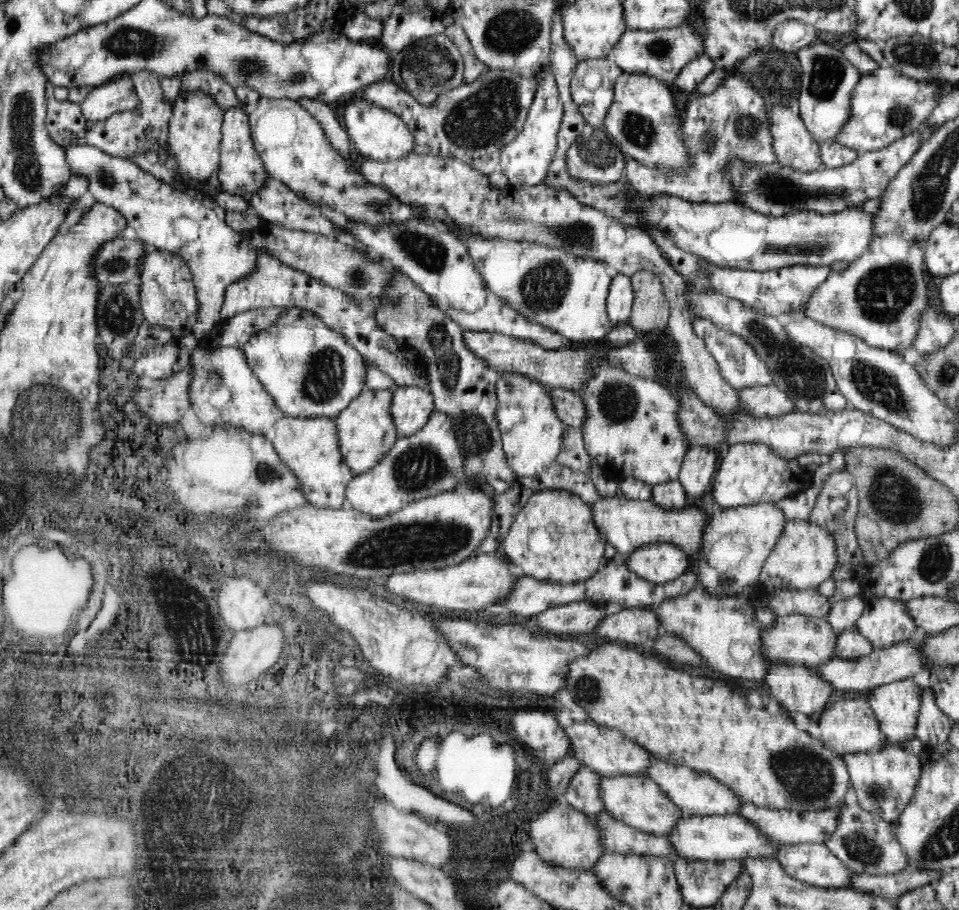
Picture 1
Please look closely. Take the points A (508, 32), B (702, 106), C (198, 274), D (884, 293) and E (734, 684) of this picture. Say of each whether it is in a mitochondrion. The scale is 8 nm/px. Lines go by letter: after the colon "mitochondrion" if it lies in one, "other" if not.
A: mitochondrion
B: other
C: other
D: mitochondrion
E: other

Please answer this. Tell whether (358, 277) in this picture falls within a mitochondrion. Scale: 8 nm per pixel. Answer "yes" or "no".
yes

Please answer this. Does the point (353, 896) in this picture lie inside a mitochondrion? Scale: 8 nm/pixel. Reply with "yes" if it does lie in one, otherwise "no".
no

